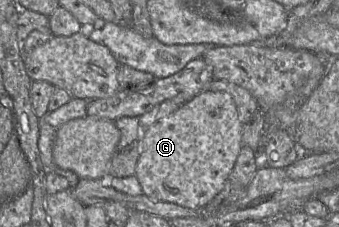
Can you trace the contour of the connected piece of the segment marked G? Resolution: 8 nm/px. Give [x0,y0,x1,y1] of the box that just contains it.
[136,89,243,208]

